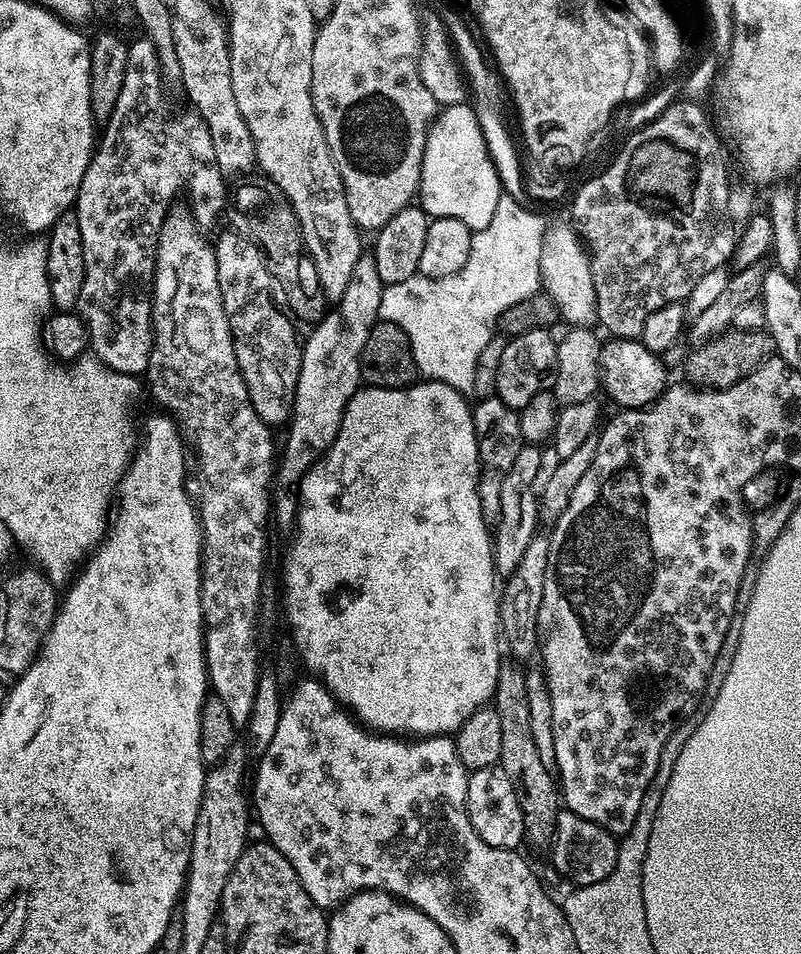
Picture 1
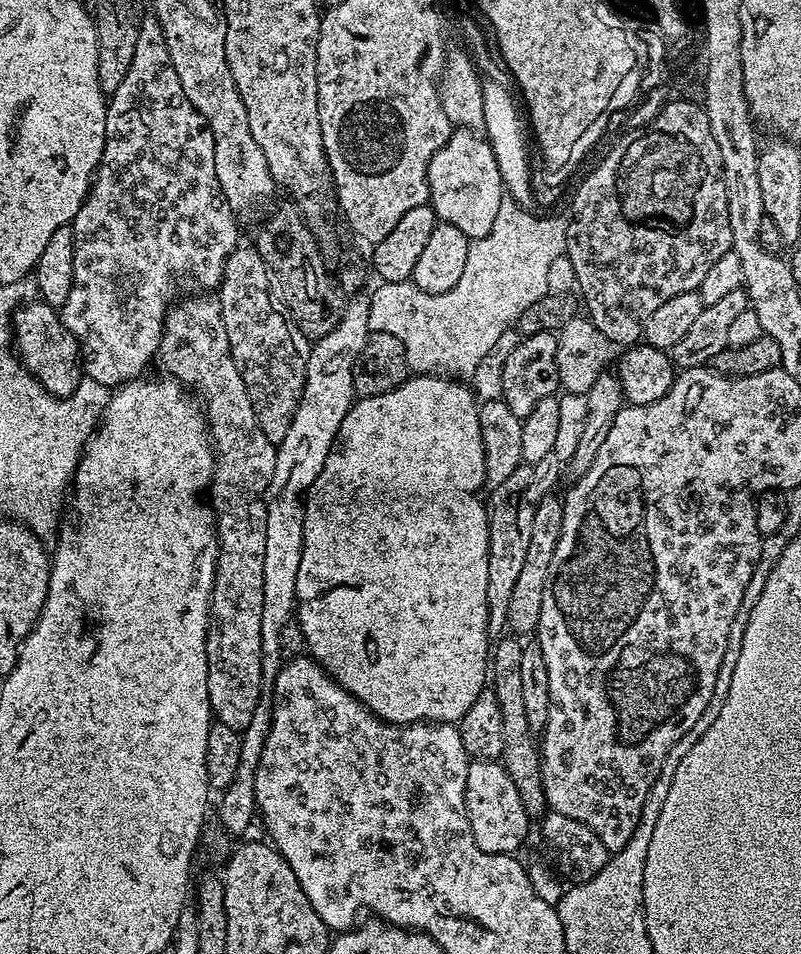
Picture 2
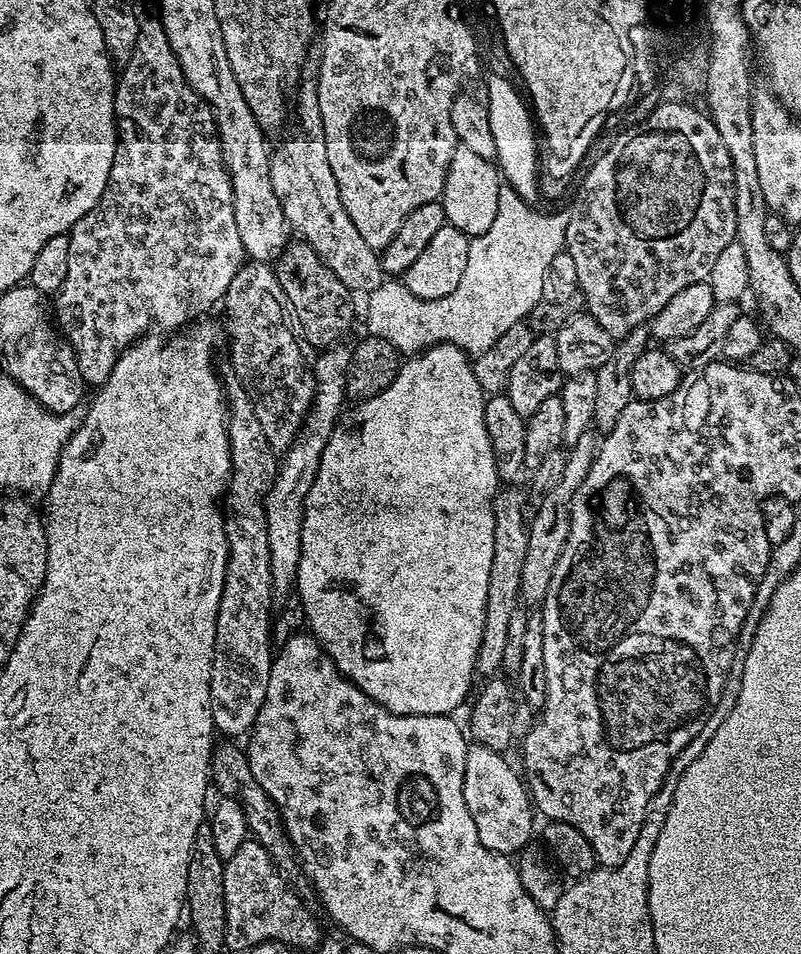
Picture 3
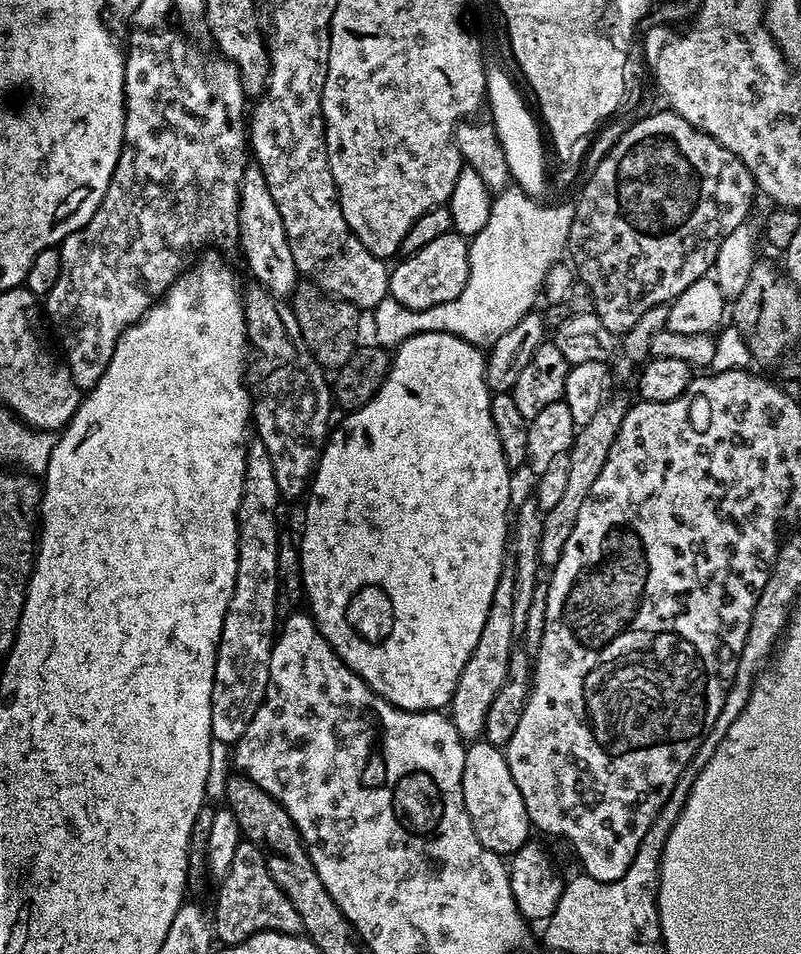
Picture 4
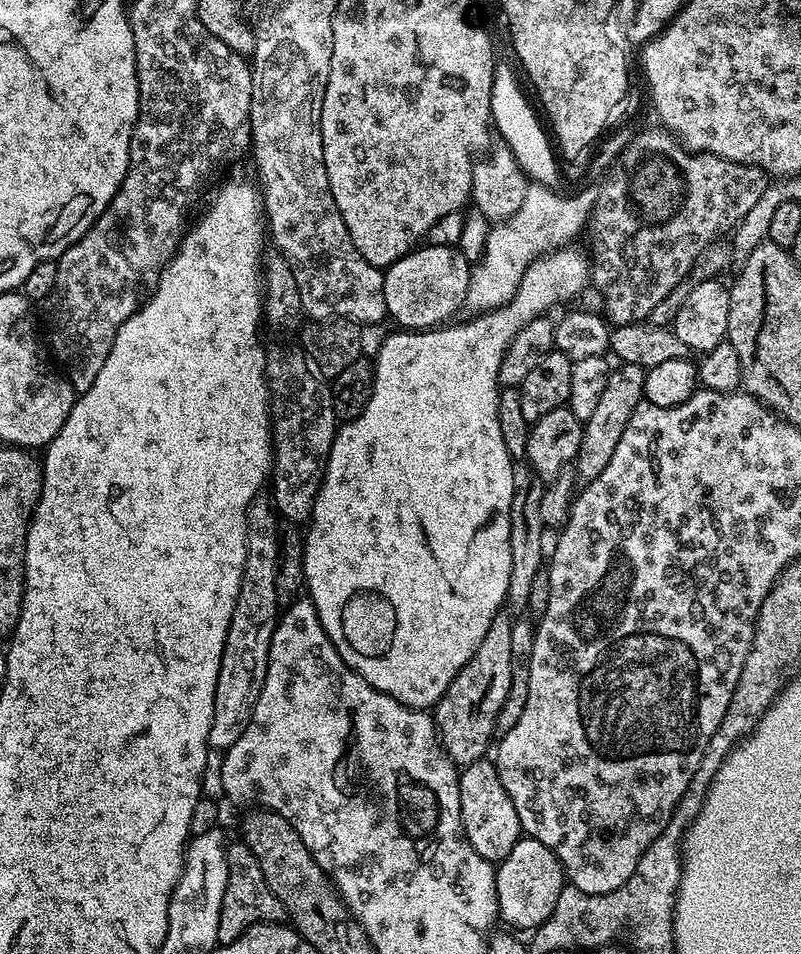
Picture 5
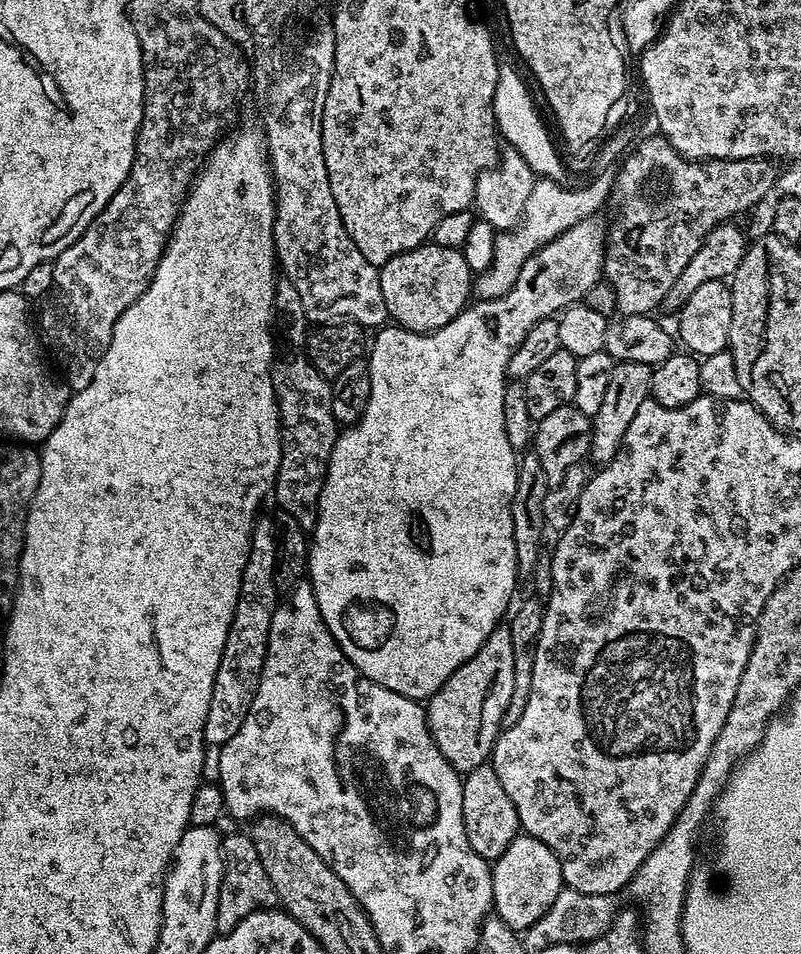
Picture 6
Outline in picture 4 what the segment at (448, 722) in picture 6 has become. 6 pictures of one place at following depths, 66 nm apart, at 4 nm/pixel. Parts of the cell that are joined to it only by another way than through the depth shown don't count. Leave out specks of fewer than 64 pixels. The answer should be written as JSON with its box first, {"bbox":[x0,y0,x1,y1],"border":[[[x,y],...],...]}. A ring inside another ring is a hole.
{"bbox":[450,570,517,742],"border":[[[512,570],[504,571],[498,578],[498,586],[494,586],[494,598],[490,602],[490,614],[486,614],[486,623],[482,626],[482,638],[478,638],[478,646],[474,646],[452,695],[450,719],[460,739],[465,742],[475,742],[483,737],[486,710],[490,710],[494,694],[498,694],[502,682],[506,682],[510,654],[517,639],[513,633],[514,578]]]}

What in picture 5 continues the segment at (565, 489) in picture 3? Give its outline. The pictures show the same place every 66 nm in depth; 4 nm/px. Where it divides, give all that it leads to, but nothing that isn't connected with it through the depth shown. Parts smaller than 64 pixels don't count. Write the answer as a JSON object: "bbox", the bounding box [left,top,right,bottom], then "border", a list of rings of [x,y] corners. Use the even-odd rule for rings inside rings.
{"bbox":[574,363,645,487],"border":[[[621,363],[613,367],[606,378],[606,386],[602,390],[596,408],[590,413],[590,418],[584,421],[582,446],[578,446],[578,454],[574,461],[576,466],[576,482],[579,487],[589,485],[594,478],[606,470],[606,465],[614,455],[614,449],[622,438],[622,433],[630,422],[630,418],[641,407],[644,400],[645,369],[639,364]]]}

